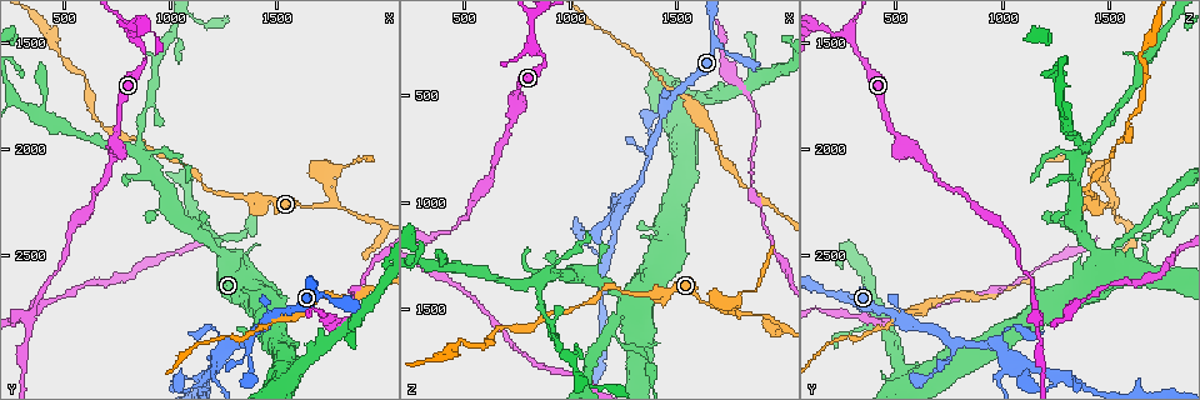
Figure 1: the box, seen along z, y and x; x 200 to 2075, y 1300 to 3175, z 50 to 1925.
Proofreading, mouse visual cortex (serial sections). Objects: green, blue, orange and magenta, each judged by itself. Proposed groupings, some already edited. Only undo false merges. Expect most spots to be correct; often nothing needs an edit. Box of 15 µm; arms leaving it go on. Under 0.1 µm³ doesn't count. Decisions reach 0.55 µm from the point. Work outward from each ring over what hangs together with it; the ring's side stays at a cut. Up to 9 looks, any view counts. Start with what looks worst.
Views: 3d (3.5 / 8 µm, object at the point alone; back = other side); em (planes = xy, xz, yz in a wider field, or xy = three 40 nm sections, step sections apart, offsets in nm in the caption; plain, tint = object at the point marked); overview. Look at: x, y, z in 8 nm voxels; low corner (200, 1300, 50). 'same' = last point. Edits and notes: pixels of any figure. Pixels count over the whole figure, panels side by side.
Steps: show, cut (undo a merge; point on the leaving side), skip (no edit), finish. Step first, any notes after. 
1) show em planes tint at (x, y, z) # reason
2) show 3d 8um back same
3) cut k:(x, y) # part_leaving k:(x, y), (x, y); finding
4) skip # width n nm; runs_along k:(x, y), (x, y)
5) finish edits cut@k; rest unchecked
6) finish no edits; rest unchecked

show 3d 3.5um at (1760, 2260, 1520) # a fork

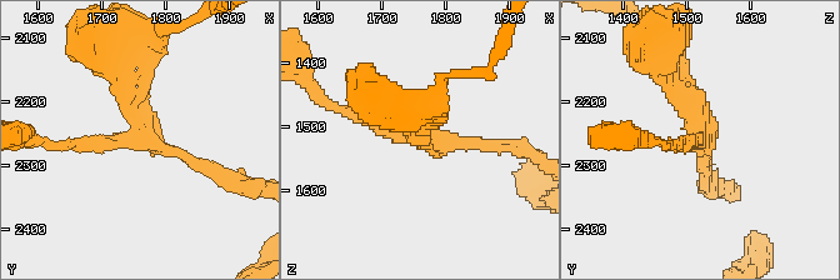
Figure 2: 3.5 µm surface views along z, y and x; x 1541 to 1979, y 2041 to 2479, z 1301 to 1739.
show em xy step 3 tint at (1755, 2250, 1520)

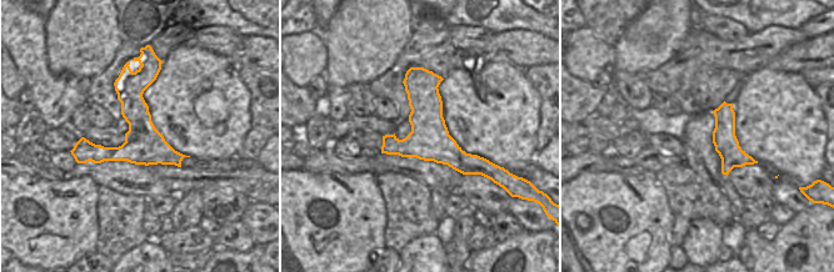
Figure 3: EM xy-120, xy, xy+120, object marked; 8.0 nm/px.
skip # runs_along 2:(61, 145), (138, 134), (115, 65); one cell here

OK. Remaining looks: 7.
show 3d 8um at (1190, 2400, 1590) # narrows sharply

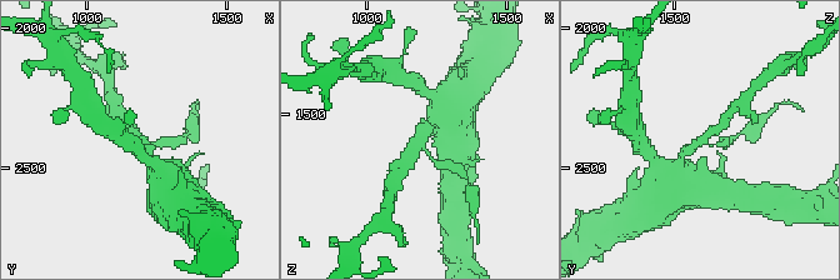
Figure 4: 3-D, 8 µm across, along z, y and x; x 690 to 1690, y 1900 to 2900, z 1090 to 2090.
show 3d 3.5um at (1200, 2400, 1590) # zoom in

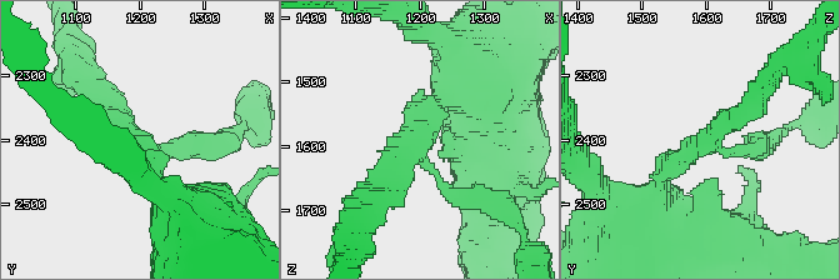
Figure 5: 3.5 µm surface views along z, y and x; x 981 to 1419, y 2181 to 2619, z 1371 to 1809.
show em xy step 1 tint at (1195, 2405, 1600) # arms 3; arm_widths 150, 250, 300 nm

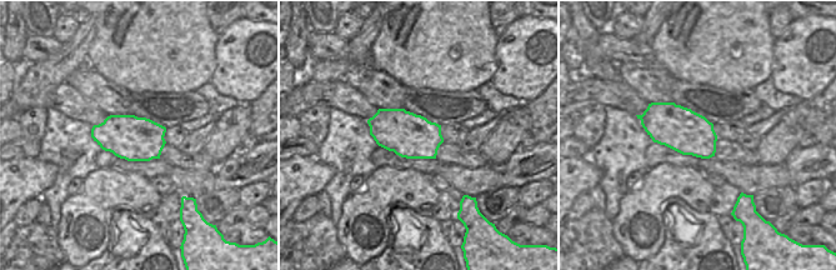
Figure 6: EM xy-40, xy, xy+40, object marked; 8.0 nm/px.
cut 5:(195, 136) # part_leaving 5:(165, 151), (224, 144), (246, 125); a second cell is stuck on

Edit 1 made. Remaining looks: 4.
show overview # redraw

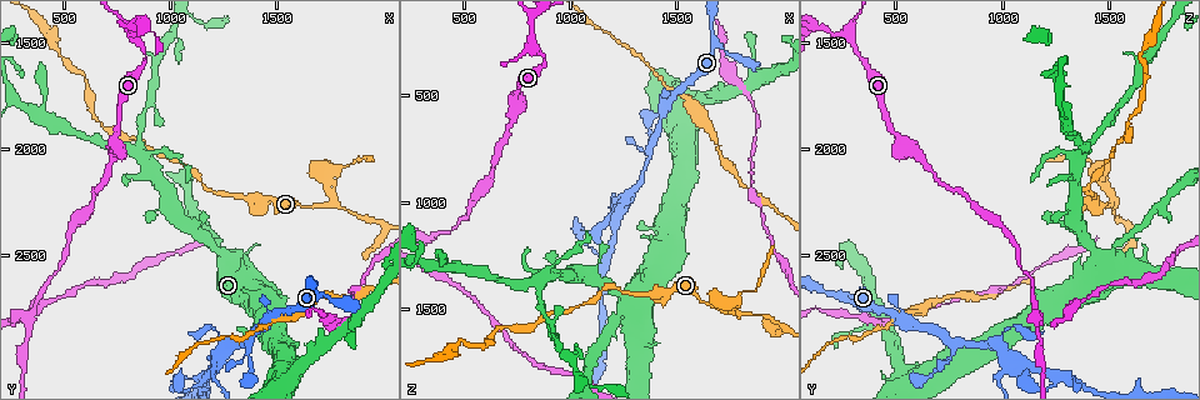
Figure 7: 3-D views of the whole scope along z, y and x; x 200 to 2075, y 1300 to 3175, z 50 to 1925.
show 3d 3.5um at (1360, 2910, 760) # three-way junction

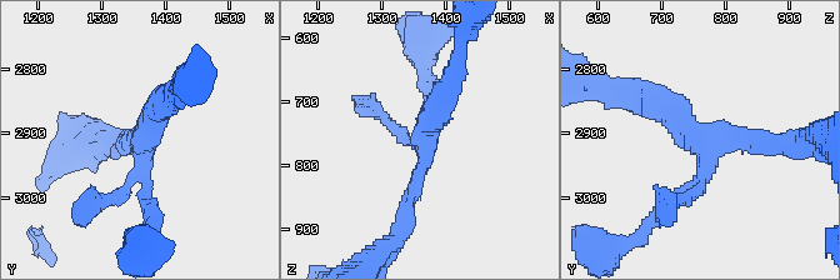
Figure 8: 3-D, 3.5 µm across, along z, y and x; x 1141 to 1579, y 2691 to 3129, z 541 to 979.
show em planes tint at (1365, 2910, 770)

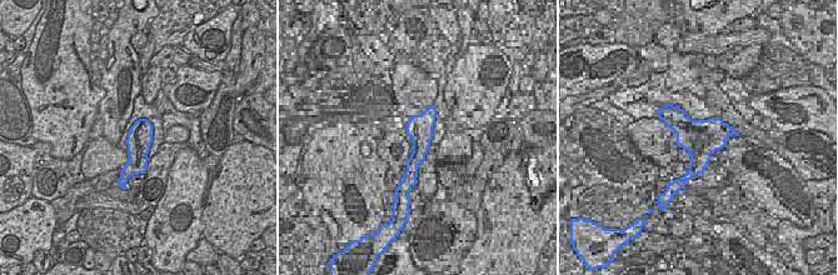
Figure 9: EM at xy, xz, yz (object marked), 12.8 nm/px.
skip # runs_along 8:(644, 94), (698, 140), (784, 144); one cell here

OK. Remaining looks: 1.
finish edits cut@5; rest unchecked

